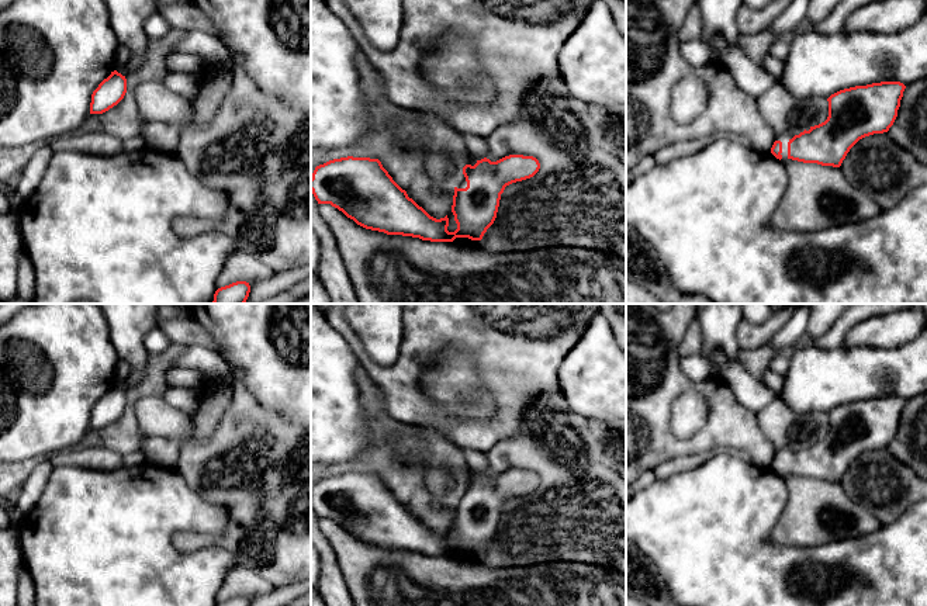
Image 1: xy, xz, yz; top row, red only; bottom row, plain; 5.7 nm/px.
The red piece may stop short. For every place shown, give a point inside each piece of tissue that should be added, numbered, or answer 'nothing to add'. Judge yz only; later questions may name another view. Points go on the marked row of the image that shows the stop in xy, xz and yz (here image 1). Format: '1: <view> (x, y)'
1: yz (784, 138)

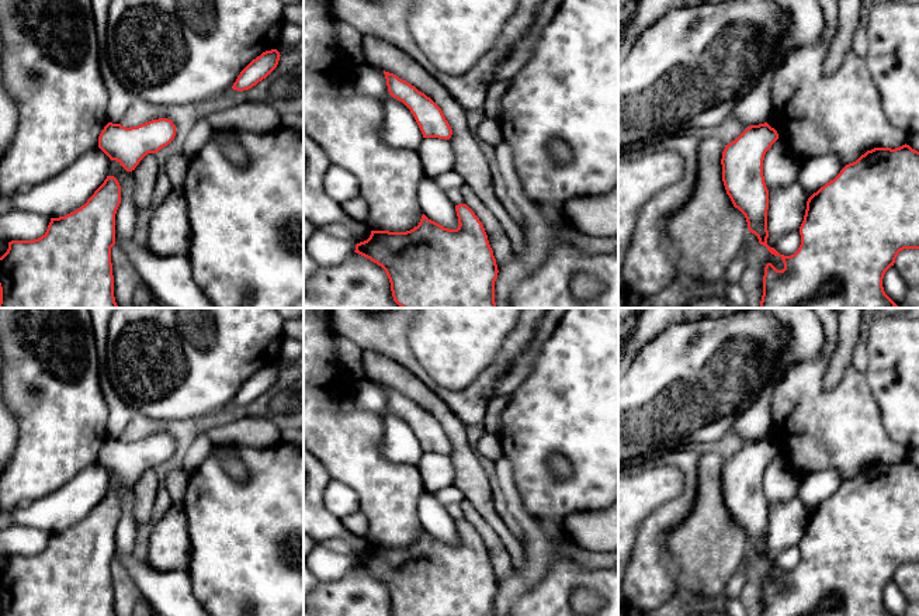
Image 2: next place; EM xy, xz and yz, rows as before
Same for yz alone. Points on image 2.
nothing to add

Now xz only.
nothing to add

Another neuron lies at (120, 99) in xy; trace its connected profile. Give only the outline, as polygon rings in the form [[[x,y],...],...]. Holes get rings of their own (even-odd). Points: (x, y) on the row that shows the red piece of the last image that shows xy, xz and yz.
[[[104,60],[101,65],[101,76],[105,89],[108,91],[108,105],[107,105],[108,121],[112,124],[119,124],[133,97],[115,77],[115,75],[111,72],[111,69],[105,65]]]

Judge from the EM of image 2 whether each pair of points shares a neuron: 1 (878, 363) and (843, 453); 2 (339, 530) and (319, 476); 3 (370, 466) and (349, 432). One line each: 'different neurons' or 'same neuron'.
1: different neurons
2: same neuron
3: same neuron

